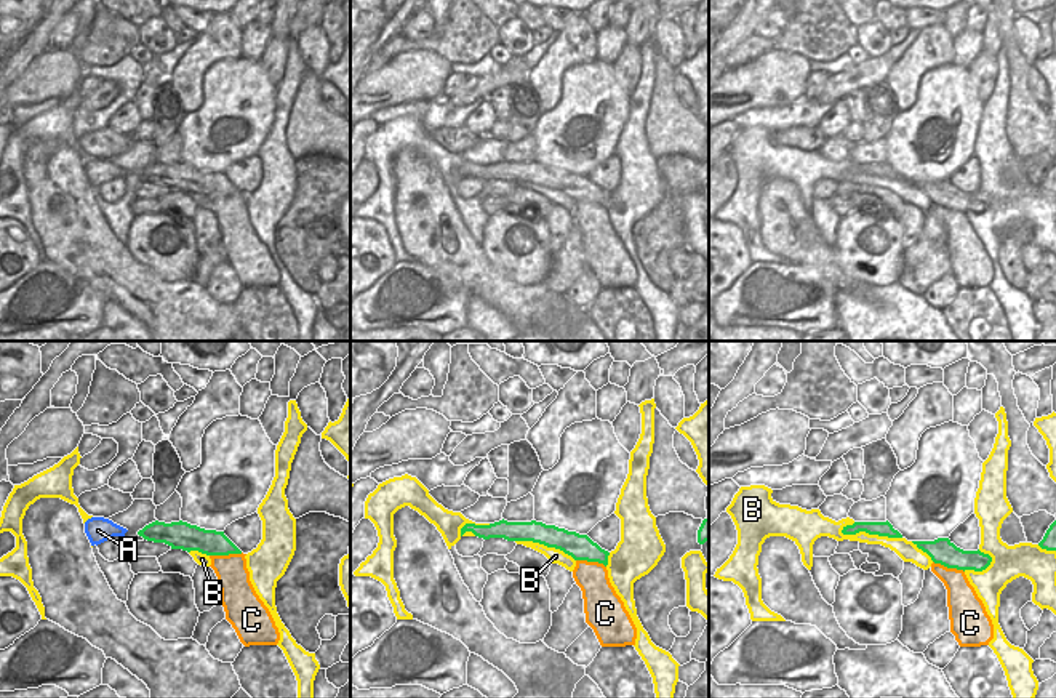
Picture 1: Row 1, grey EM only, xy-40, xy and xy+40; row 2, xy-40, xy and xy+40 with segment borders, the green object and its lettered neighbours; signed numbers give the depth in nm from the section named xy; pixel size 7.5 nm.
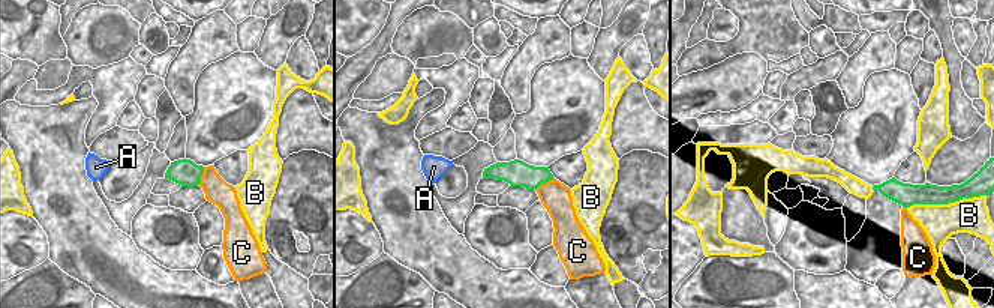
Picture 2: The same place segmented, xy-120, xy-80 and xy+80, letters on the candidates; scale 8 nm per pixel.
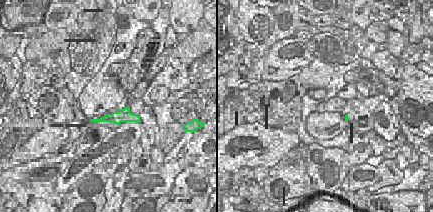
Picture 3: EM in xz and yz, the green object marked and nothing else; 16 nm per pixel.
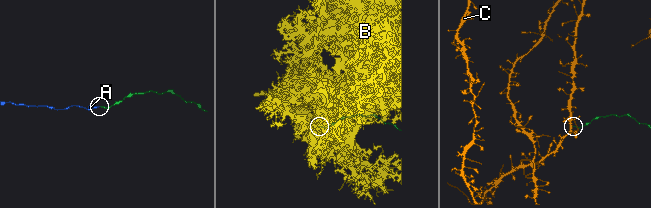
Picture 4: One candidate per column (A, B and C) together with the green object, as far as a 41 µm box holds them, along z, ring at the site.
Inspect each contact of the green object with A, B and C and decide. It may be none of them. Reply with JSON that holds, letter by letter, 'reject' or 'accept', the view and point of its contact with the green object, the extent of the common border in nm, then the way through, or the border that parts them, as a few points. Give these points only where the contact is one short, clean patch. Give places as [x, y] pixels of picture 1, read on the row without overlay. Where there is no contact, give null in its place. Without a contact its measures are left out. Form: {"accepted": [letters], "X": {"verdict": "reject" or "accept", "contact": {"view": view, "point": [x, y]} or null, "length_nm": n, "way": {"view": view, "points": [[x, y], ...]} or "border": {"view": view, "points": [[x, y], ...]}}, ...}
{"accepted": ["A"], "A": {"verdict": "accept", "contact": null}, "B": {"verdict": "reject", "contact": {"view": "xy+40", "point": [871, 175]}, "length_nm": 480}, "C": {"verdict": "reject", "contact": {"view": "xy-40", "point": [226, 196]}, "length_nm": 260}}

